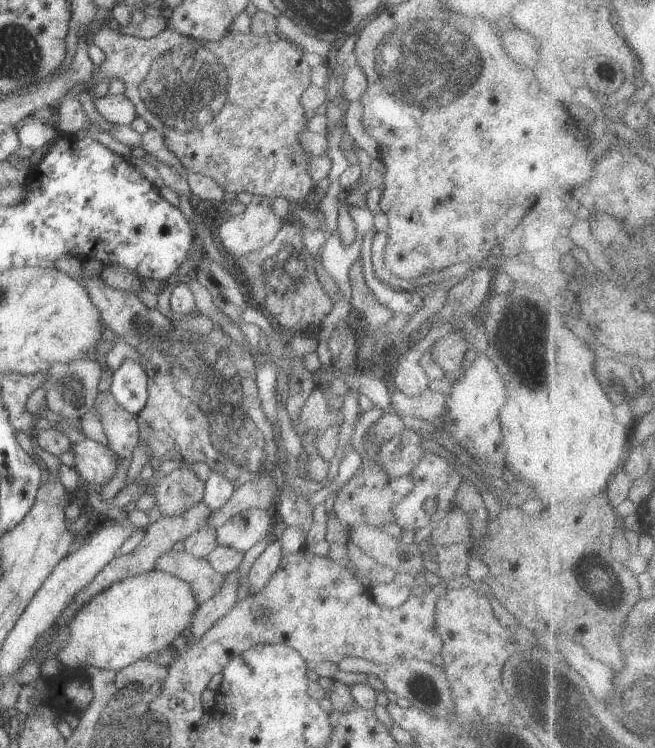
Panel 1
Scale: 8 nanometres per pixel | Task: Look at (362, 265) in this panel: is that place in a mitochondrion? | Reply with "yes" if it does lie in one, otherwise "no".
no

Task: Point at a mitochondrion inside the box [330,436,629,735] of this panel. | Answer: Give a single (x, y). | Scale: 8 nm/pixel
(588, 573)

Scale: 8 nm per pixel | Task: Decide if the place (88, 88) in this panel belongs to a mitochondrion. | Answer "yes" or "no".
no

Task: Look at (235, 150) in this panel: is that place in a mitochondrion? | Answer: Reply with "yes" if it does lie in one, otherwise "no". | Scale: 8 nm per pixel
no

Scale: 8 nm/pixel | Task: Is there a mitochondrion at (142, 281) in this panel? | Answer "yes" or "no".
no

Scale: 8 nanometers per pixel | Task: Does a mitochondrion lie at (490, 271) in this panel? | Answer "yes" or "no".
no

